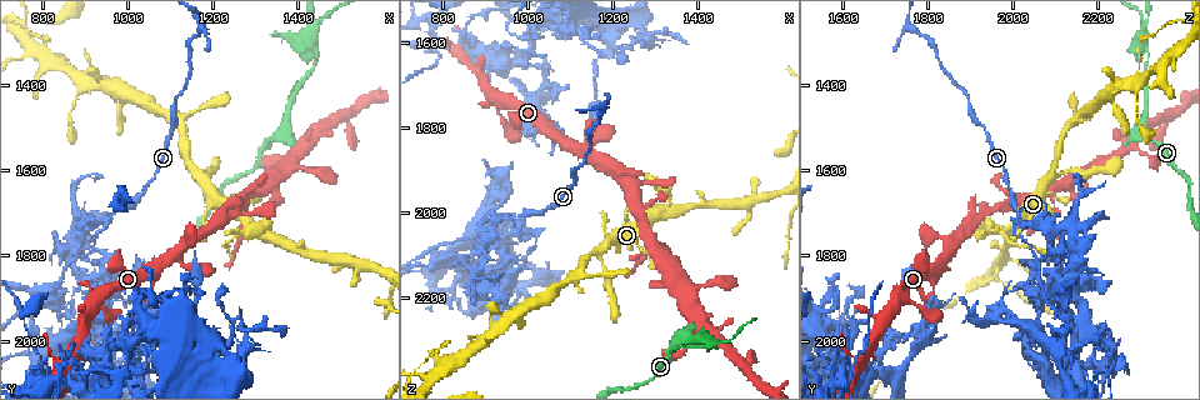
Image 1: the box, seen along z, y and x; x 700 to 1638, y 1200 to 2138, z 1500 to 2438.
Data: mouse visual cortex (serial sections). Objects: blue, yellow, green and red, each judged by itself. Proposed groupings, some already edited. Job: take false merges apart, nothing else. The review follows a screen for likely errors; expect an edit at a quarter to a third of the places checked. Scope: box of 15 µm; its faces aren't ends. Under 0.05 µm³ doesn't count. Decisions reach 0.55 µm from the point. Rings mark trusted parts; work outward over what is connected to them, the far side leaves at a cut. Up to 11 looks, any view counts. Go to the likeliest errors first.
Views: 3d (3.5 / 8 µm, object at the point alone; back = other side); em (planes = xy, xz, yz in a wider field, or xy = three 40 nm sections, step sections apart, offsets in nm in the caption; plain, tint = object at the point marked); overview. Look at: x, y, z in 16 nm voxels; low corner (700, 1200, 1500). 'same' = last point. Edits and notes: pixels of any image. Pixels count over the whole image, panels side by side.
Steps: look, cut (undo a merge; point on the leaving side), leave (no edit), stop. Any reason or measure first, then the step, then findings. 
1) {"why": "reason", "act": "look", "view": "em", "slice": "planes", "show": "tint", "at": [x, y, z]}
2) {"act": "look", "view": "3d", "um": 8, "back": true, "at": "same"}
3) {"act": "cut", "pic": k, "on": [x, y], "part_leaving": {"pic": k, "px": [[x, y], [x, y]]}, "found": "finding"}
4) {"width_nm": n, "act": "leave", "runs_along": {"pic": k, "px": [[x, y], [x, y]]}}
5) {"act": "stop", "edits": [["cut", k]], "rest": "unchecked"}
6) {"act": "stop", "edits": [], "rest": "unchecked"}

{"act": "look", "view": "3d", "um": 3.5, "at": [1435, 1285, 2300]}

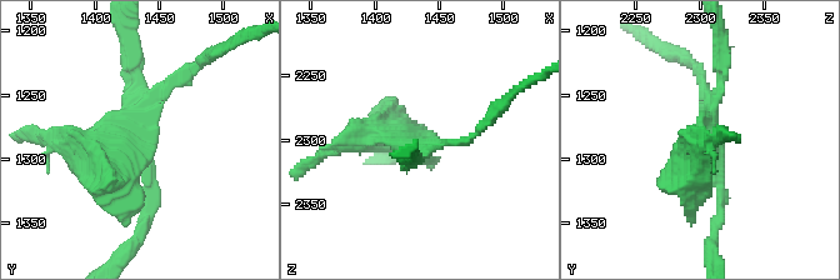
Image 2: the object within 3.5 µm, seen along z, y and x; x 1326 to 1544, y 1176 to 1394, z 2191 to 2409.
{"act": "look", "view": "em", "slice": "xy", "step": 1, "show": "tint", "at": [1434, 1284, 2308]}

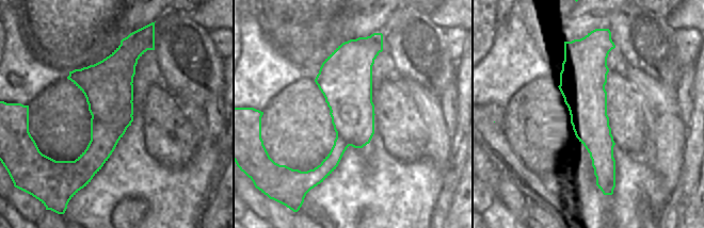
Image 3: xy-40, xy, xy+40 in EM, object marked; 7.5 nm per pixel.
{"why": "cut it another way", "act": "look", "view": "em", "slice": "xy", "step": 5, "show": "tint", "at": "same"}

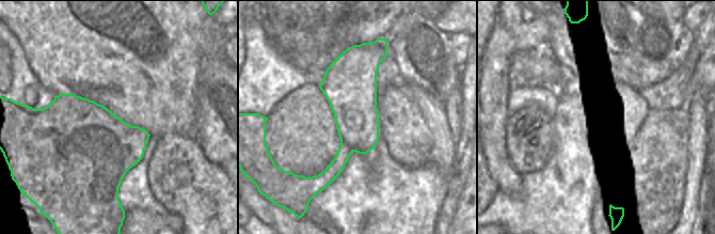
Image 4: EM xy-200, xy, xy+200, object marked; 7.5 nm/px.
{"act": "cut", "pic": 2, "on": [126, 184], "found": "two cells meet here"}

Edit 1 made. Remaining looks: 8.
{"act": "look", "view": "3d", "um": 3.5, "back": true, "at": [985, 1685, 2000]}

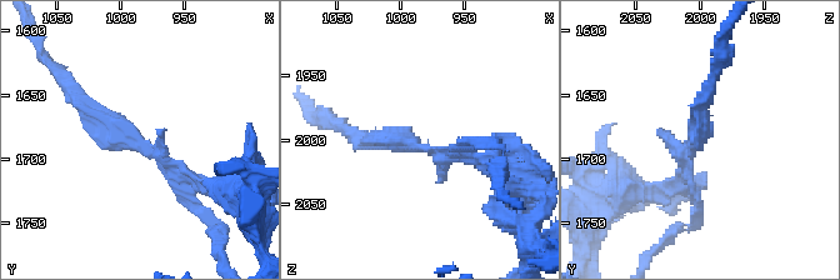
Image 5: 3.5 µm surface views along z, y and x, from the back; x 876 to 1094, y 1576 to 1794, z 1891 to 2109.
{"act": "look", "view": "em", "slice": "xy", "step": 1, "show": "tint", "at": [980, 1690, 2008]}

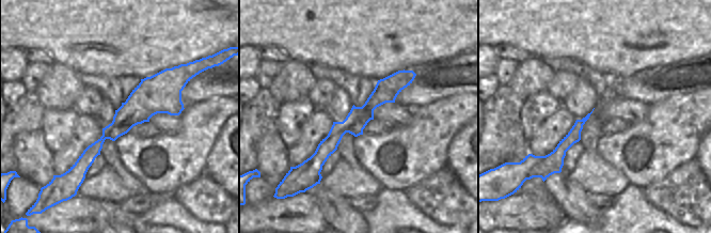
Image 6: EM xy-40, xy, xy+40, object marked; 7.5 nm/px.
{"width_nm": 160, "act": "cut", "pic": 5, "on": [651, 191], "border": {"pic": 6, "px": [[534, 167], [557, 165], [561, 171]]}, "found": "two cells meet here"}

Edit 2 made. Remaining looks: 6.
{"why": "redraw", "act": "look", "view": "overview"}

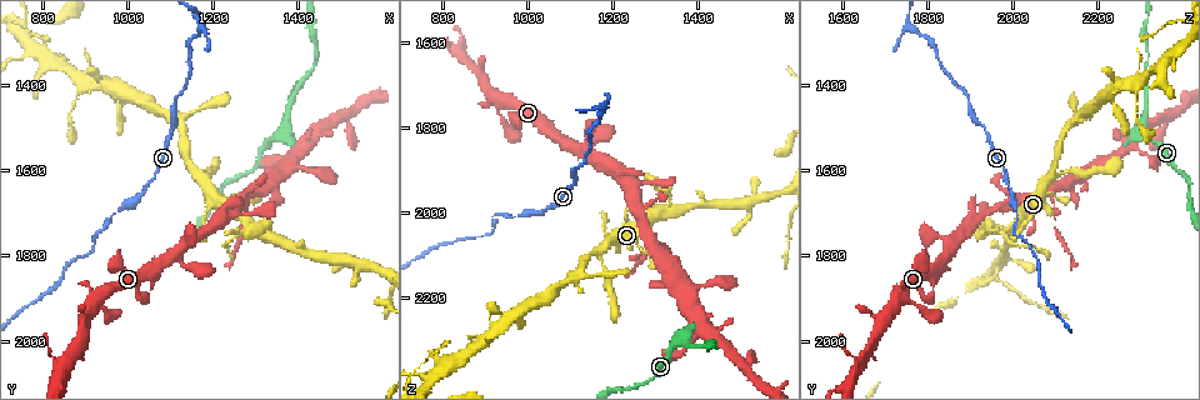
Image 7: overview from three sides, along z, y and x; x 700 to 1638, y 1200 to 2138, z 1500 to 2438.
{"why": "thick turns thin", "act": "look", "view": "3d", "um": 8, "at": [905, 1395, 2290]}

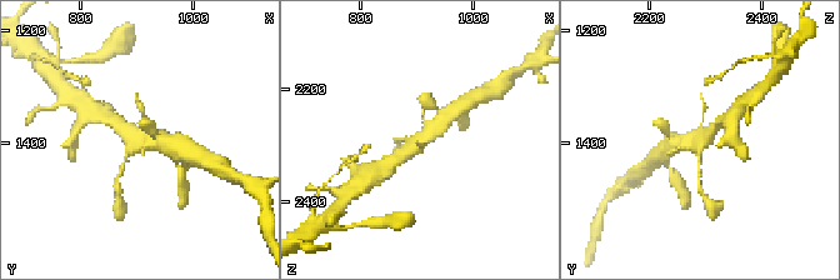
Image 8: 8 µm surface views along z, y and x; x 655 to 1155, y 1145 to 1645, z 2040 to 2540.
{"act": "look", "view": "em", "slice": "xy", "step": 5, "show": "tint", "at": [905, 1395, 2290]}

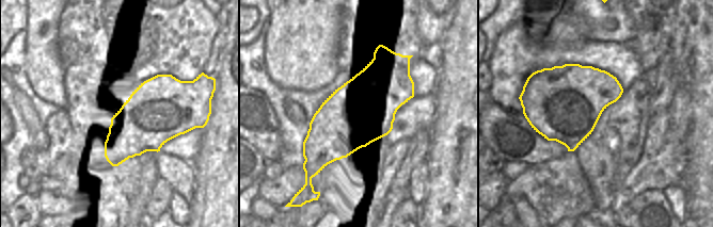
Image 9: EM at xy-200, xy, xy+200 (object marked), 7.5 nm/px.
{"act": "leave", "found": "one cell here"}

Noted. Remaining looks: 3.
{"why": "a fork", "act": "look", "view": "3d", "um": 3.5, "at": [1295, 1655, 2090]}

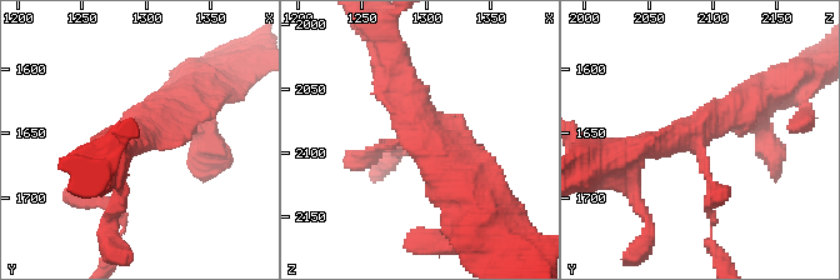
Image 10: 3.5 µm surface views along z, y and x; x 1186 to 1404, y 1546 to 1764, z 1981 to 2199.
{"act": "look", "view": "em", "slice": "xy", "step": 2, "show": "tint", "at": [1290, 1650, 2084]}

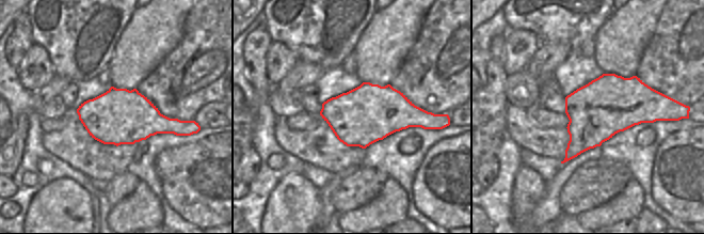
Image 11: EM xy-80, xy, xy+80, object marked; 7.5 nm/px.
{"act": "leave", "runs_along": {"pic": 10, "px": [[394, 61], [424, 148], [463, 189]]}, "found": "all the same cell"}

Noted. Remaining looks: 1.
{"act": "stop", "edits": [["cut", 2], ["cut", 5]], "rest": "unchecked"}

